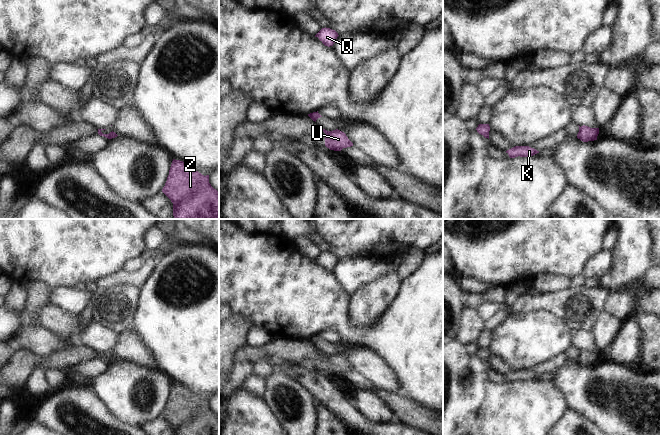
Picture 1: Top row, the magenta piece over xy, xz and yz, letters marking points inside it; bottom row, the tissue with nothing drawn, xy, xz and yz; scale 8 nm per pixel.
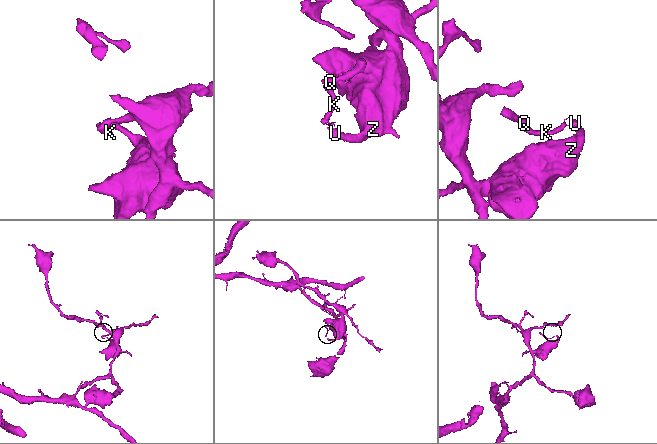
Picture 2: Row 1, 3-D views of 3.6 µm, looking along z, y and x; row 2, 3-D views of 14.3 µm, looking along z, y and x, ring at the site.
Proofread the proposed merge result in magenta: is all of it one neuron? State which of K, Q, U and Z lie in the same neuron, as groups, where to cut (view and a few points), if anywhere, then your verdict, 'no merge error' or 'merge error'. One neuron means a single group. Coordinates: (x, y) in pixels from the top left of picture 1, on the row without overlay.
K Q / U Z | xz (330, 355), (325, 358) | merge error

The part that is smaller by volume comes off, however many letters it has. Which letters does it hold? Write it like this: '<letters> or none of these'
K, Q

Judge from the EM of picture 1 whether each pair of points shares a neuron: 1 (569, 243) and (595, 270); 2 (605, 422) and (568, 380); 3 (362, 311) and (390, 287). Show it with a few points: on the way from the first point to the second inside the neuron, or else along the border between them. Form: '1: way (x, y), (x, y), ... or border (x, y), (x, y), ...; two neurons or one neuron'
1: border (601, 249), (589, 259), (582, 272); two neurons
2: way (596, 412), (585, 401), (578, 390); one neuron
3: way (369, 304), (383, 290); one neuron

